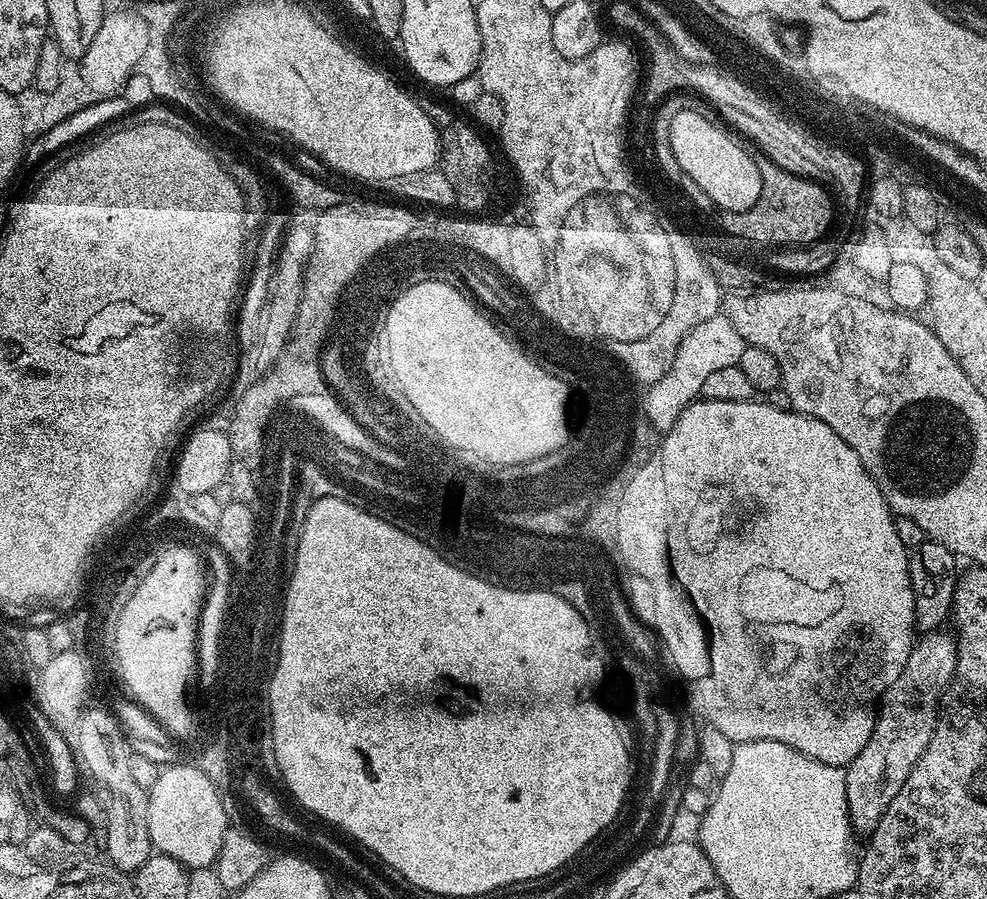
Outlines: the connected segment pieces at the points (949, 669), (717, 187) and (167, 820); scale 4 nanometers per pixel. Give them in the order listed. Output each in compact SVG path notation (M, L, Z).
M944 630L923 633L913 643L910 658L902 666L902 674L885 690L878 705L876 725L870 742L862 746L858 758L844 769L848 823L857 833L870 834L878 826L886 806L894 802L894 794L902 790L910 770L922 758L936 729L938 709L948 682L956 673L956 641Z
M687 110L675 114L668 121L670 146L673 147L678 165L685 177L697 183L707 199L721 212L752 212L754 202L758 202L758 194L764 192L753 153L735 135L725 131L715 119L707 120L698 111Z
M182 764L161 767L157 782L148 789L148 813L152 846L159 855L174 858L189 870L212 868L212 855L224 832L224 816L204 776Z

